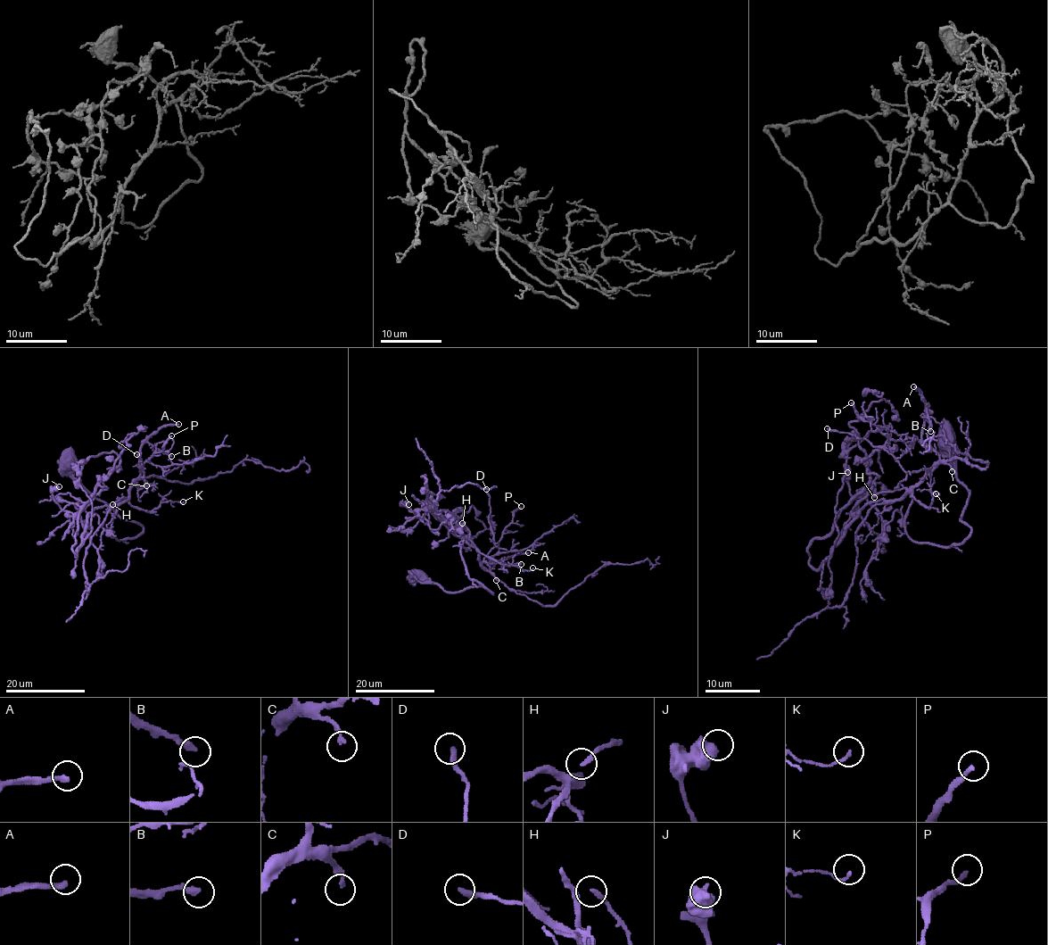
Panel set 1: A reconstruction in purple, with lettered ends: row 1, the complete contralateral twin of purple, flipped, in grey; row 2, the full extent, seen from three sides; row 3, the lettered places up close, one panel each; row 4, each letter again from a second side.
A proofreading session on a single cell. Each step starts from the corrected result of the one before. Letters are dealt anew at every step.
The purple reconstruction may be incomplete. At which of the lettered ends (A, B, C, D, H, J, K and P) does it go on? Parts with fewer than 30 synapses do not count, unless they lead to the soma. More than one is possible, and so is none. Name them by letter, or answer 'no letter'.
A, B, C

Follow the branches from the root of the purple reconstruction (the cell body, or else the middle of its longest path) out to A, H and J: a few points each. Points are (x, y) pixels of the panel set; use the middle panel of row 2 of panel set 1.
A: (419, 578), (492, 593), (469, 576), (460, 546), (474, 546), (488, 571), (489, 558), (528, 552)
H: (419, 578), (449, 592), (485, 587), (492, 593), (468, 575), (460, 546), (466, 551), (475, 546), (462, 523)
J: (419, 578), (492, 593), (469, 576), (469, 545), (425, 476), (430, 506), (419, 517), (408, 504)

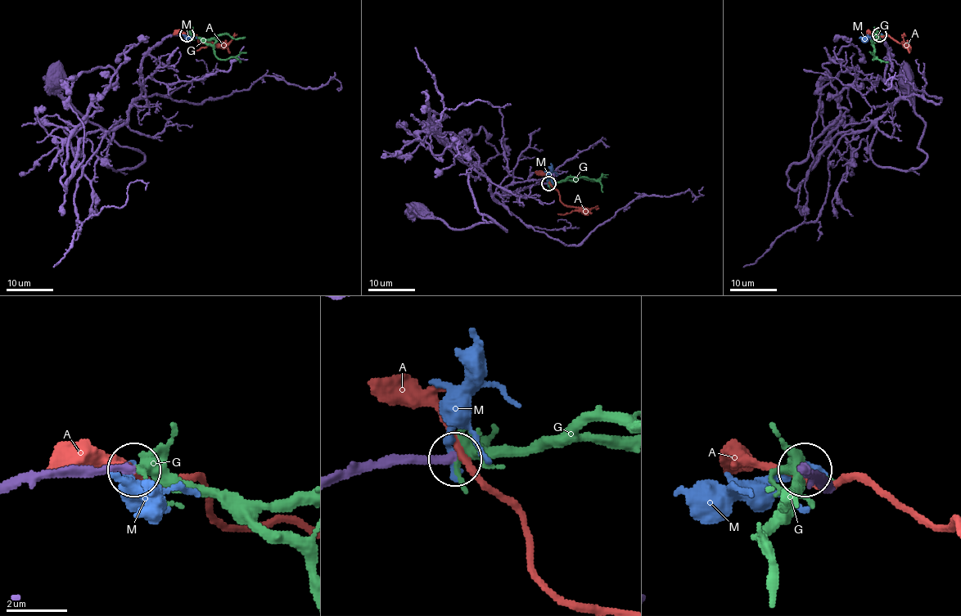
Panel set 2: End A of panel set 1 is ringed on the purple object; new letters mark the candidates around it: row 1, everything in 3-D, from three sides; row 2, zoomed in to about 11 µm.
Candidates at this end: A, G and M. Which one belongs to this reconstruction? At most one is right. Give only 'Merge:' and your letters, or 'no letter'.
Merge: G

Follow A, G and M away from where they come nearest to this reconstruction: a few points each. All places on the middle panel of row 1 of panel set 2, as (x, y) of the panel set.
A: (548, 182), (557, 191), (563, 203), (579, 209), (569, 213), (557, 213)
G: (548, 183), (582, 177), (597, 181), (603, 192)
M: (548, 183), (550, 163)

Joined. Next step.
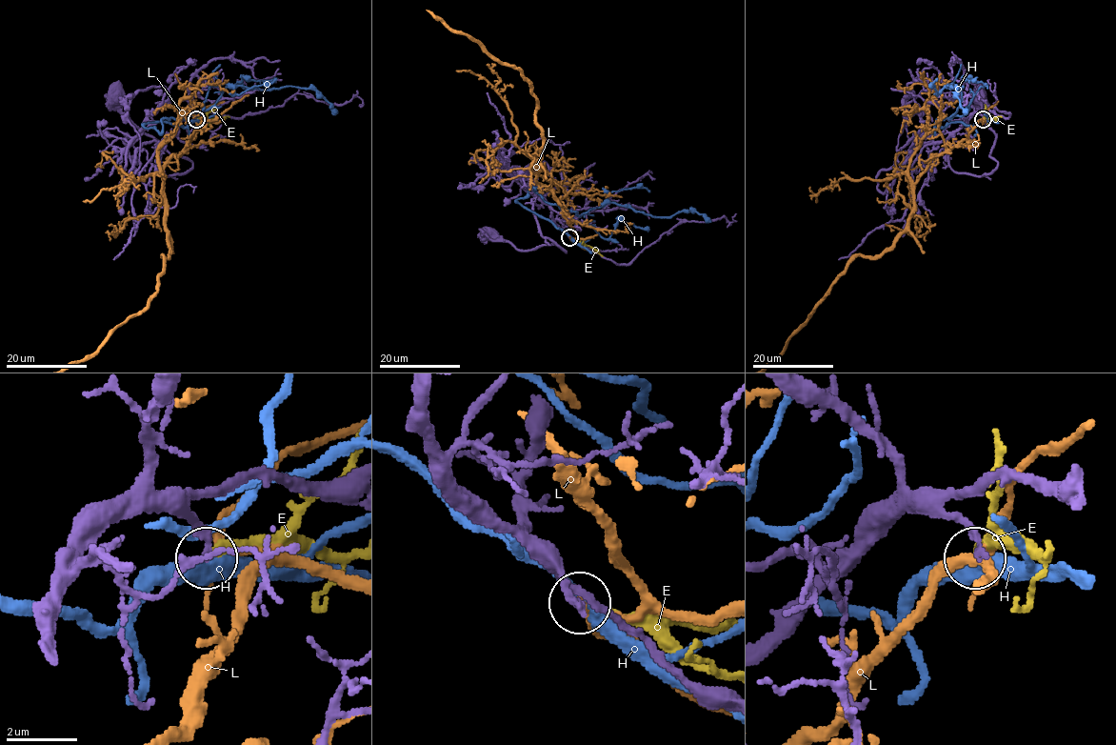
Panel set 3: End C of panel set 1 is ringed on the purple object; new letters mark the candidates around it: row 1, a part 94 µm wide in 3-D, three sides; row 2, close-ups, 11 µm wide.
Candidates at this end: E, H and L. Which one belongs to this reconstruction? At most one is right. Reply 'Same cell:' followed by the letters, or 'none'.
Same cell: none

